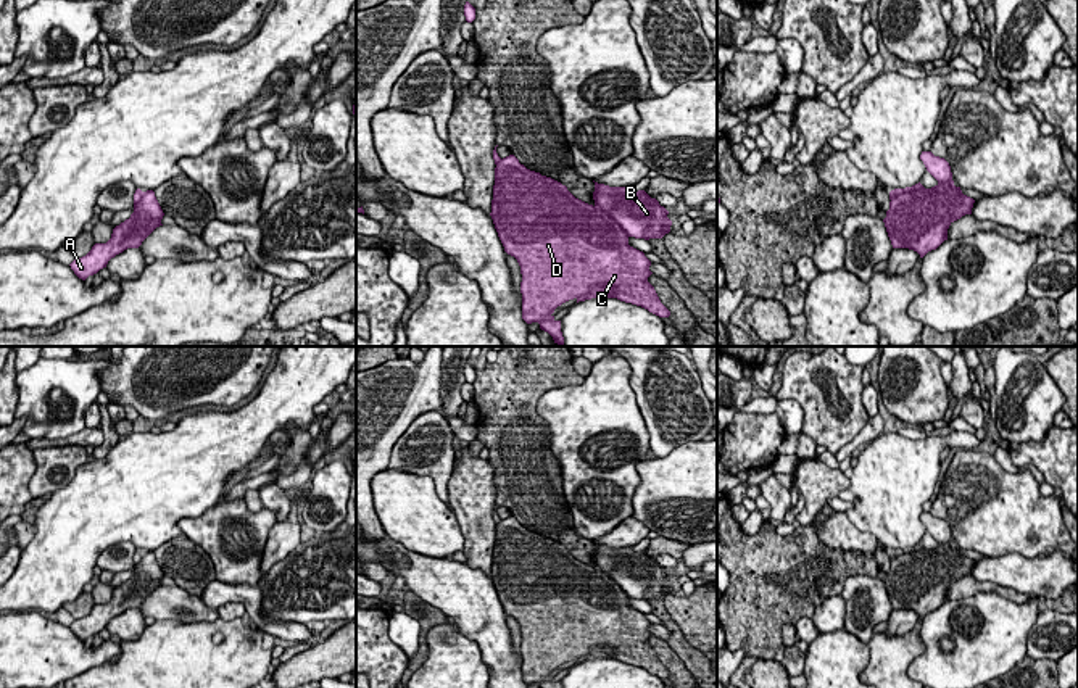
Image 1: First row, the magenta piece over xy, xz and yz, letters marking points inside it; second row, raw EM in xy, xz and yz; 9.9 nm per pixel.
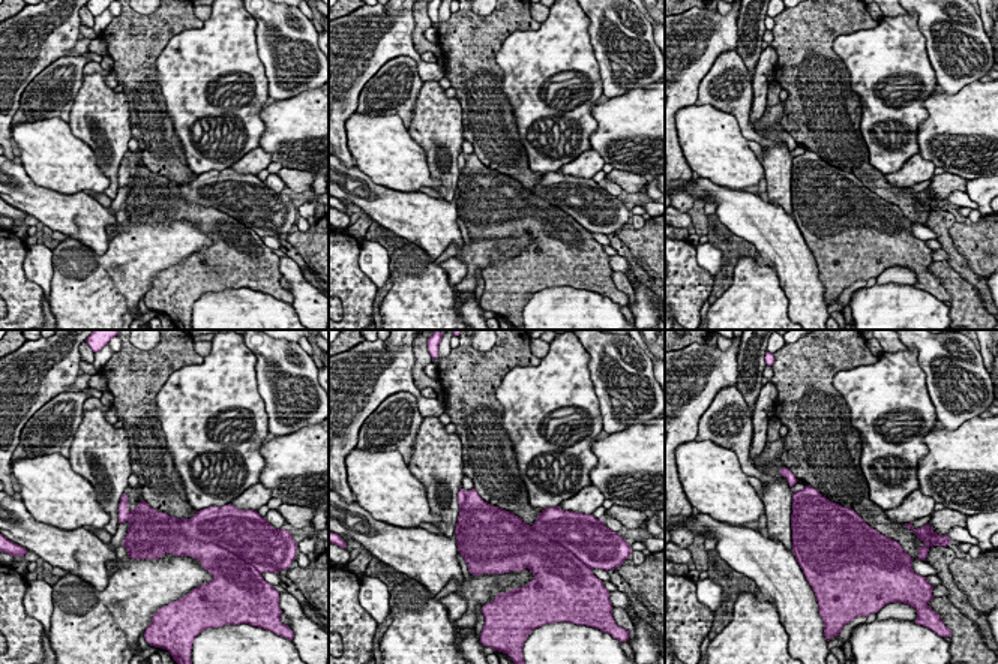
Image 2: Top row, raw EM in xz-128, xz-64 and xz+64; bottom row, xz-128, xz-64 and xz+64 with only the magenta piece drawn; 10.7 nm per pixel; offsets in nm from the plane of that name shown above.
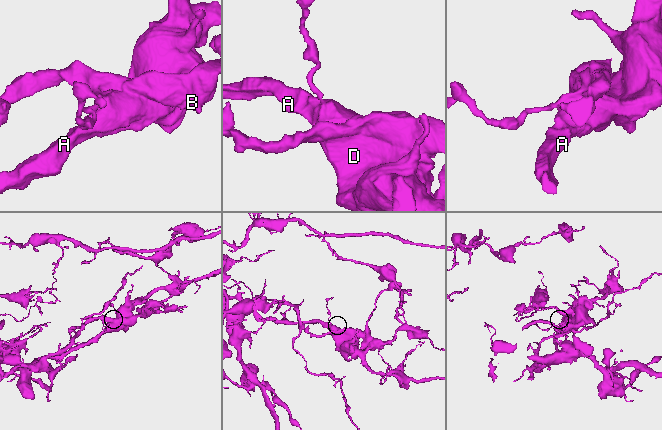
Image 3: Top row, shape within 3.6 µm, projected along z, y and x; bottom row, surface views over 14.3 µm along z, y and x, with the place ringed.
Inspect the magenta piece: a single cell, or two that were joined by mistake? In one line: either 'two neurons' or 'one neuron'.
two neurons

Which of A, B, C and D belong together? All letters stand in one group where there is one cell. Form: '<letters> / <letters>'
A C D / B

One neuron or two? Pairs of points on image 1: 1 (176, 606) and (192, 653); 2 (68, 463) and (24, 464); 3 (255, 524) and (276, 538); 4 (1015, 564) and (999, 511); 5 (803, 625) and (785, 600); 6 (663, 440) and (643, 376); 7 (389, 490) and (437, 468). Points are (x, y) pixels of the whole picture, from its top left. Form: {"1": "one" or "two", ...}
{"1": "two", "2": "two", "3": "two", "4": "two", "5": "two", "6": "one", "7": "two"}

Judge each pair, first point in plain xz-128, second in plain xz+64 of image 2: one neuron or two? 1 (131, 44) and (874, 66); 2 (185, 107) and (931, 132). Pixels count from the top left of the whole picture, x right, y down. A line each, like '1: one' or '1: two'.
1: two
2: two

